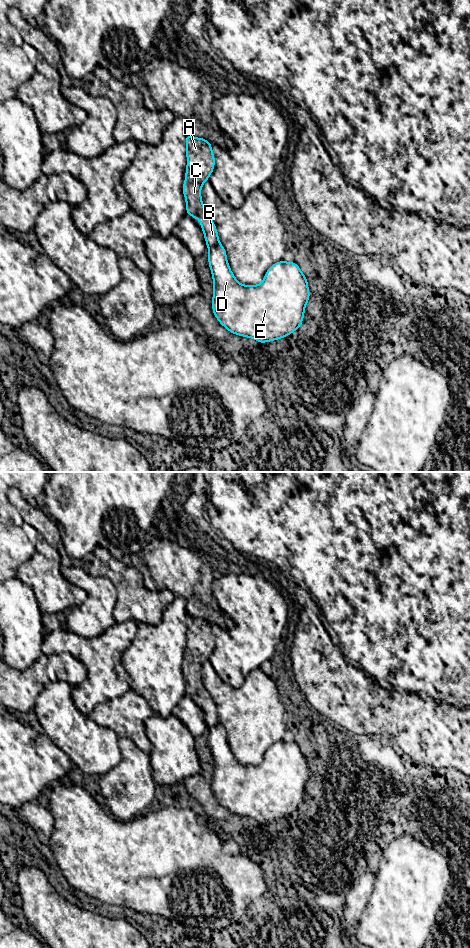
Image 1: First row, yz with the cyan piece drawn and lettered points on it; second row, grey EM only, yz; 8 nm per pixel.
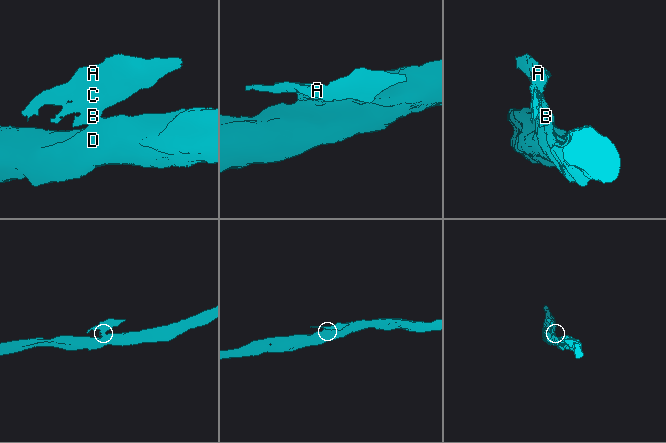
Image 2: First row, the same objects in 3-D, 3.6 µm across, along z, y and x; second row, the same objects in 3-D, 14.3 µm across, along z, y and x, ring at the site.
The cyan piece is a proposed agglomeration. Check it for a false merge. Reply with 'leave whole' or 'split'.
split

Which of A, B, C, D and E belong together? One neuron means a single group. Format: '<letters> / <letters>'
A B C / D E

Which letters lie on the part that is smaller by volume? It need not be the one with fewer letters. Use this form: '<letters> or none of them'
A, B, C

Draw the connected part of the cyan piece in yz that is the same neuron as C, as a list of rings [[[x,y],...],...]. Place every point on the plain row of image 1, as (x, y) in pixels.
[[[187,613],[185,623],[187,645],[182,672],[185,676],[186,694],[200,701],[209,728],[218,725],[220,720],[214,701],[203,685],[201,669],[213,653],[215,636],[212,624],[205,618],[193,617]]]

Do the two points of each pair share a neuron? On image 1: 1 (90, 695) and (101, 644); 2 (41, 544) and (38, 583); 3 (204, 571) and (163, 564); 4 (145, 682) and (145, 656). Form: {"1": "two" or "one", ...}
{"1": "one", "2": "one", "3": "one", "4": "one"}

